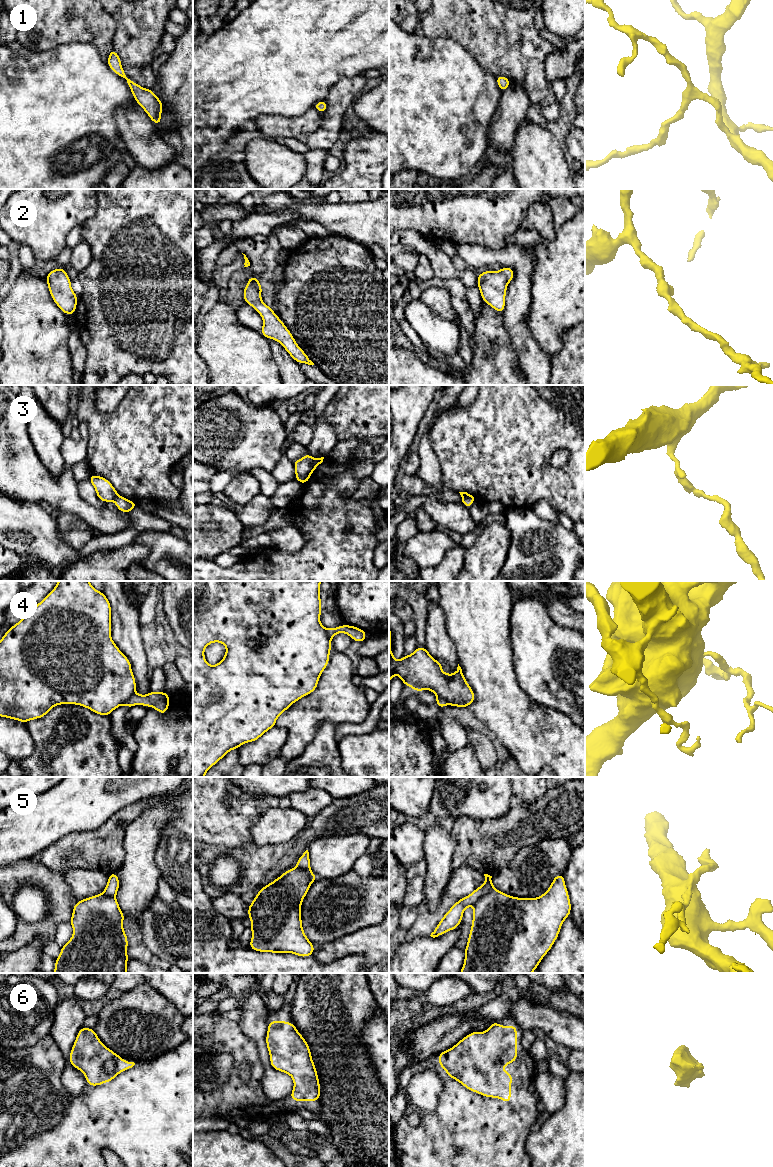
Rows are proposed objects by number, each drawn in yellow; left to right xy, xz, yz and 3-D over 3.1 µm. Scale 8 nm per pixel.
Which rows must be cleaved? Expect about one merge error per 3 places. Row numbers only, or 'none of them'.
3, 4, 5

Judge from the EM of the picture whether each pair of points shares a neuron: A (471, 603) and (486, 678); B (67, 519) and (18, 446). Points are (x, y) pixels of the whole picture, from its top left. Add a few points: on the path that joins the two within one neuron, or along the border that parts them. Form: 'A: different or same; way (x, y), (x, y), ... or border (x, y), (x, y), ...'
A: same; way (478, 622), (483, 638), (486, 659)
B: different; border (56, 514), (73, 513), (85, 522)

